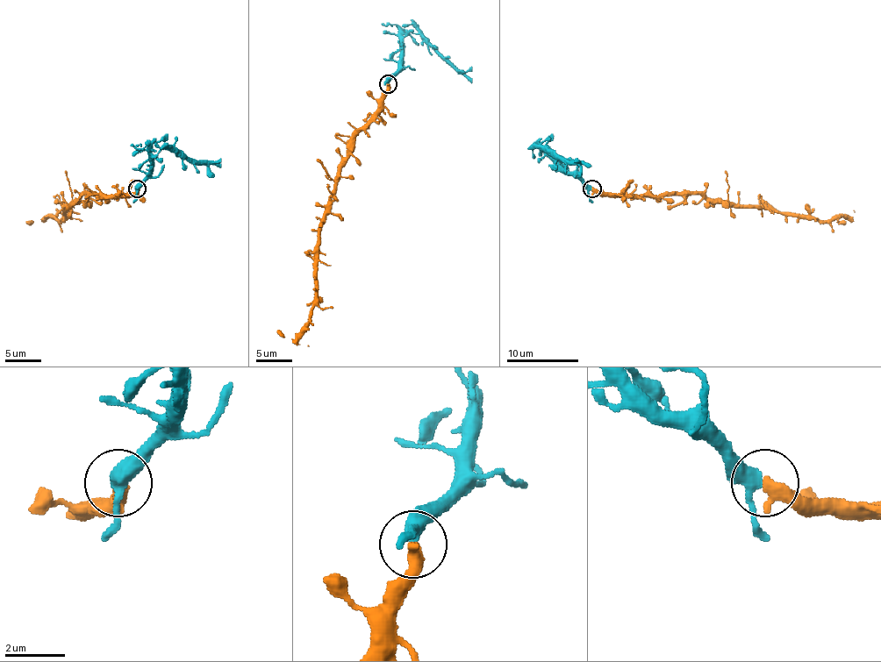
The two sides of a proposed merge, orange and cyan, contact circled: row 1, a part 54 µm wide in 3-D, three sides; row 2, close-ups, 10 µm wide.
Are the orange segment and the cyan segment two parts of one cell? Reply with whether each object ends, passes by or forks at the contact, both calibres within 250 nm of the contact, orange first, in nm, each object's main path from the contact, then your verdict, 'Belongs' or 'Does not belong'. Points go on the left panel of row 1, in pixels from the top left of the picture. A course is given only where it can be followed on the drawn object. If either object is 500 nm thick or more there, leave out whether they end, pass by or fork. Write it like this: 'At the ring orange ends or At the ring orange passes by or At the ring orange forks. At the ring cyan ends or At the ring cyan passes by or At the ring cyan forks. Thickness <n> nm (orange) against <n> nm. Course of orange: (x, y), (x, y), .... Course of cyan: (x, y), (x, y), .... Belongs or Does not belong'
At the ring orange ends. At the ring cyan passes by. Thickness 480 nm (orange) against 380 nm. Course of orange: (137, 188), (132, 194), (85, 194), (69, 206), (58, 221), (42, 218), (25, 223). Course of cyan: (137, 188), (148, 177), (150, 153), (155, 147), (179, 149), (198, 161), (215, 161), (220, 167). Belongs

